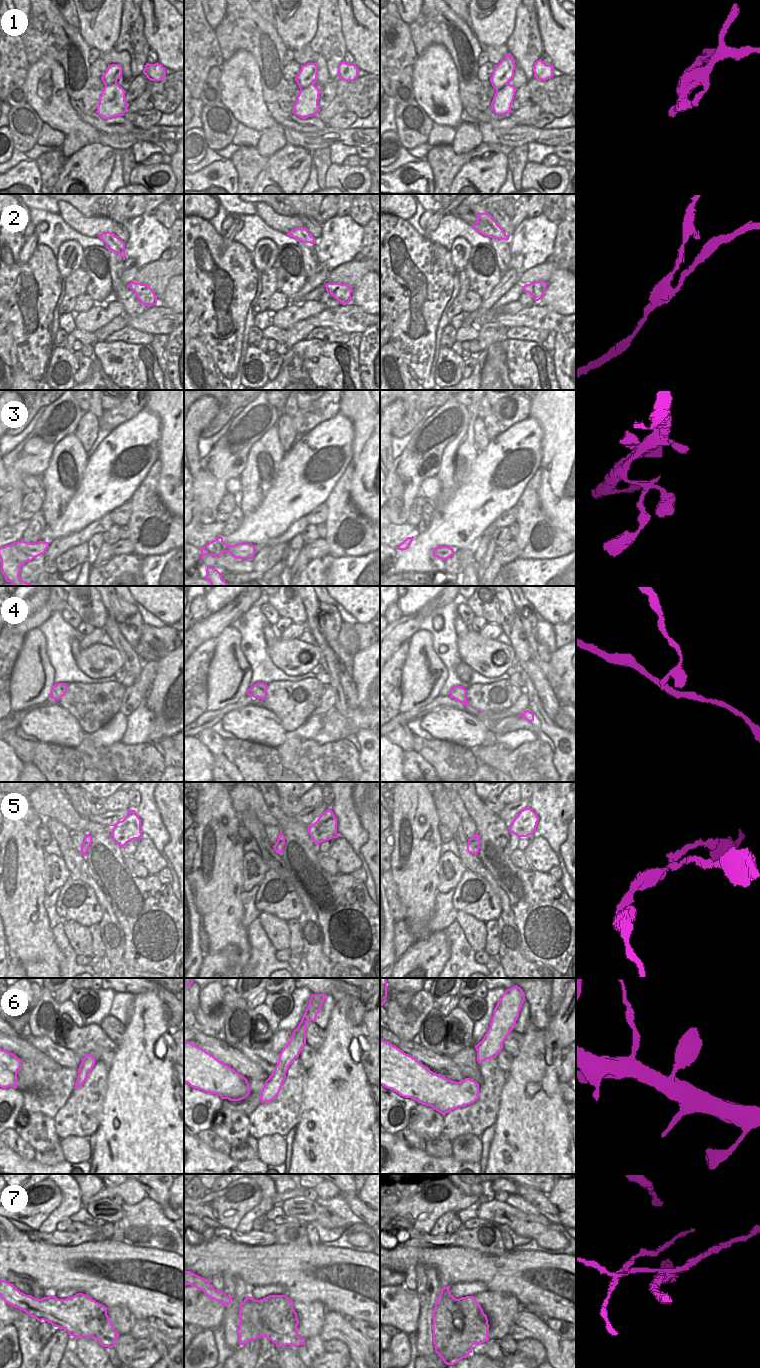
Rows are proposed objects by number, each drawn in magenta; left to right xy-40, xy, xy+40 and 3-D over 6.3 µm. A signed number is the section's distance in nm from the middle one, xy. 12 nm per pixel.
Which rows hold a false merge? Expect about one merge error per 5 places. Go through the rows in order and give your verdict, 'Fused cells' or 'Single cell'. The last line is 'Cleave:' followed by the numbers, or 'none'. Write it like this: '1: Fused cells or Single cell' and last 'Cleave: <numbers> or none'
1: Single cell
2: Single cell
3: Single cell
4: Fused cells
5: Fused cells
6: Single cell
7: Fused cells
Cleave: 4, 5, 7

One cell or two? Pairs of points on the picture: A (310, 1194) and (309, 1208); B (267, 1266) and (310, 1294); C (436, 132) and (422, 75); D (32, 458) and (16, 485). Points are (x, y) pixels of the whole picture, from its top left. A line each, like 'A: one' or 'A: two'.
A: two
B: one
C: two
D: one

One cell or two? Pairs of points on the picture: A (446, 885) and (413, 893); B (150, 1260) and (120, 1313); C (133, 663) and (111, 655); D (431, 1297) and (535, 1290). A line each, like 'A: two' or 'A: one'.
A: two
B: two
C: two
D: two

